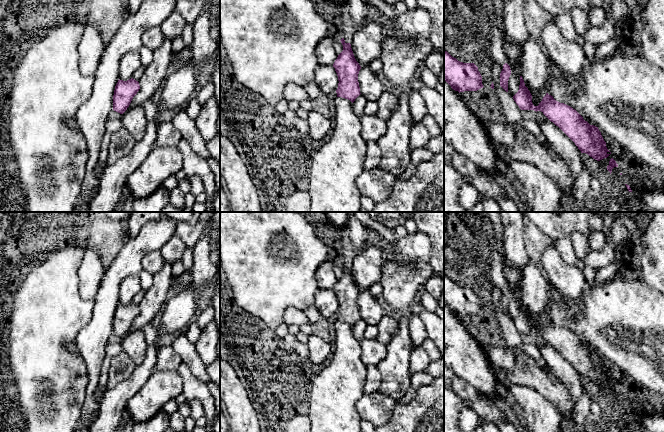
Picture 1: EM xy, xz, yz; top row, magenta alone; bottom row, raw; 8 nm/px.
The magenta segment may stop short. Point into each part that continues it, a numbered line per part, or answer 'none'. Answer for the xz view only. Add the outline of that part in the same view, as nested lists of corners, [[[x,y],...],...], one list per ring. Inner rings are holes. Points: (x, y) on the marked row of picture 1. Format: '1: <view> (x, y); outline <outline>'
none

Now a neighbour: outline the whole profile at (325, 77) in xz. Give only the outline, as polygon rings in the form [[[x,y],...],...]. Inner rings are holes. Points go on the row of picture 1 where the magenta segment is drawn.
[[[317,65],[313,81],[321,93],[330,94],[338,88],[338,76],[335,68],[332,66]]]

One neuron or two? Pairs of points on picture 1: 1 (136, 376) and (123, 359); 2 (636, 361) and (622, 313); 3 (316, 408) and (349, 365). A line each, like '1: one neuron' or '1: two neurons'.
1: two neurons
2: one neuron
3: one neuron

